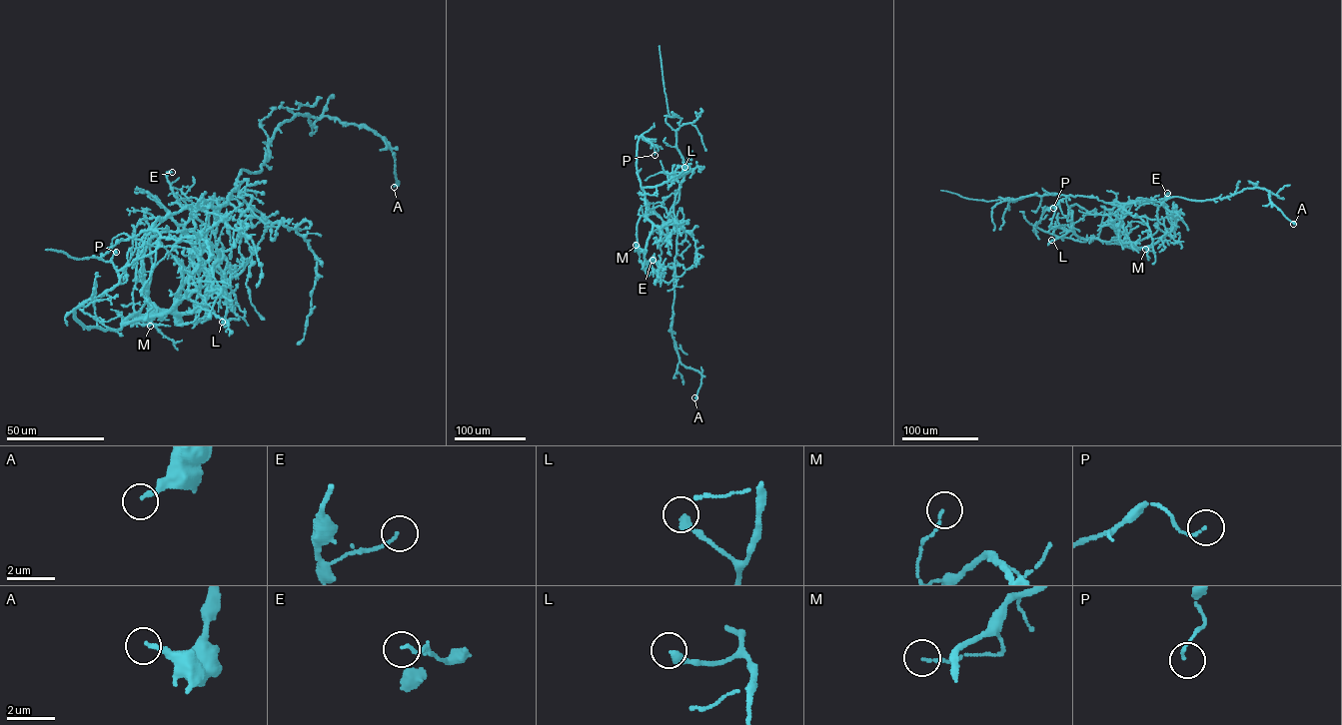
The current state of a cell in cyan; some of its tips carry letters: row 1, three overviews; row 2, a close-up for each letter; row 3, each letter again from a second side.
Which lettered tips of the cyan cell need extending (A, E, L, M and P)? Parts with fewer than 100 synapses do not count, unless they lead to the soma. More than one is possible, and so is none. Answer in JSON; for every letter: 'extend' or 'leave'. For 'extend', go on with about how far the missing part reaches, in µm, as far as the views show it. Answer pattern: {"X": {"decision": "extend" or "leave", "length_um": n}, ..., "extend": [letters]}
{"A": {"decision": "leave"}, "E": {"decision": "leave"}, "L": {"decision": "leave"}, "M": {"decision": "leave"}, "P": {"decision": "leave"}, "extend": []}

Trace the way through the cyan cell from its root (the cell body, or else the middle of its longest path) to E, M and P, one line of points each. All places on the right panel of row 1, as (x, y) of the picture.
E: (1124, 203), (1105, 208), (1108, 224), (1120, 243), (1143, 248), (1171, 229), (1167, 193)
M: (1124, 203), (1112, 202), (1112, 209), (1105, 209), (1119, 236), (1115, 242), (1150, 236), (1153, 244), (1145, 249)
P: (1124, 203), (1112, 202), (1112, 209), (1105, 209), (1119, 236), (1108, 242), (1080, 242), (1034, 226), (1053, 208)

